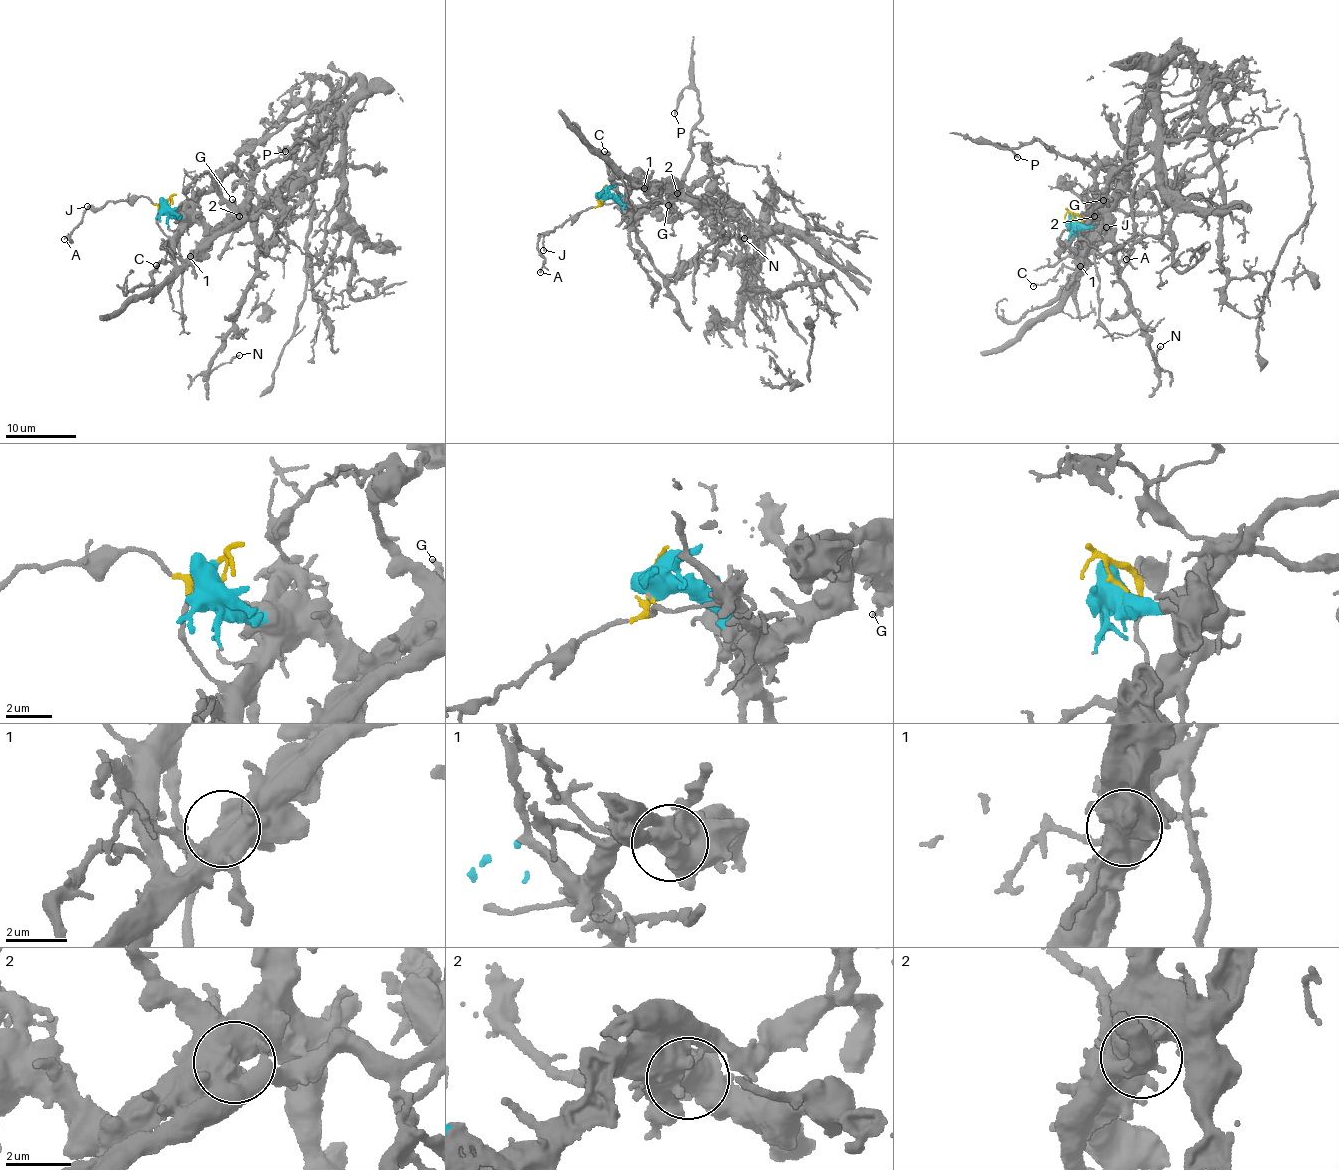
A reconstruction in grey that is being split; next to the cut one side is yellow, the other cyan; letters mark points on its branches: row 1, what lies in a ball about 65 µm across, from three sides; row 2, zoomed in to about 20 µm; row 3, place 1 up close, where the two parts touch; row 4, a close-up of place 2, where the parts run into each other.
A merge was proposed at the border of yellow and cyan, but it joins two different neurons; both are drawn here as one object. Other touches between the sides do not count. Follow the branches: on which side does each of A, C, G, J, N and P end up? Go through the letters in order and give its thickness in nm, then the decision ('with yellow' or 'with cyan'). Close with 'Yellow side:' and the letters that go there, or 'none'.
A: 150 nm | with yellow
C: 140 nm | with cyan
G: 260 nm | with cyan
J: 130 nm | with yellow
N: 140 nm | with cyan
P: 200 nm | with cyan
Yellow side: A, J

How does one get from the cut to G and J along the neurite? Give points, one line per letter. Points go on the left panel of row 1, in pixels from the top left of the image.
G: (168, 207), (180, 216), (199, 219), (215, 226), (233, 208), (233, 199)
J: (168, 207), (167, 201), (157, 204), (141, 196), (109, 202), (102, 207), (88, 206)

